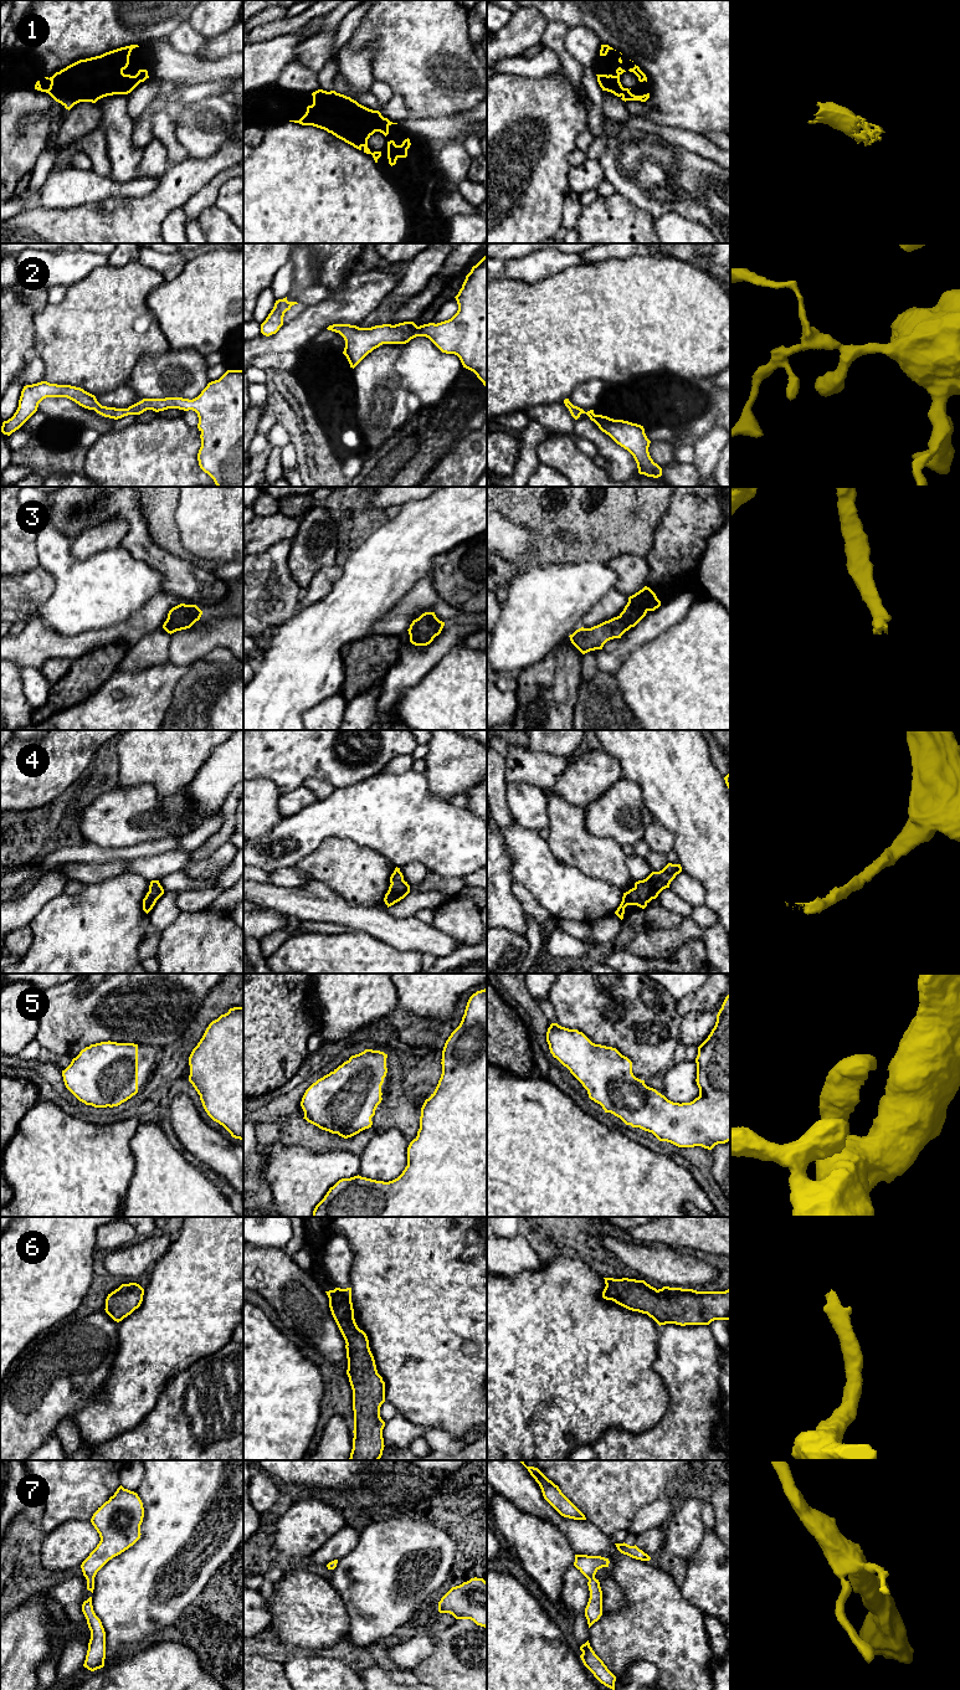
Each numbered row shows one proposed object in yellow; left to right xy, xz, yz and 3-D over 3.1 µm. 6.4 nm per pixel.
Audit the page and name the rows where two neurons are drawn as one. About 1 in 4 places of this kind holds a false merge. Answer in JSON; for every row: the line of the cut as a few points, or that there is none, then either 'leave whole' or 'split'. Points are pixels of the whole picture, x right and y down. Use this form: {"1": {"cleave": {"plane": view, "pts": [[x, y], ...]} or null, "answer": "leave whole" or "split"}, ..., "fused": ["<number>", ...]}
{"1": {"cleave": null, "answer": "leave whole"}, "2": {"cleave": null, "answer": "leave whole"}, "3": {"cleave": null, "answer": "leave whole"}, "4": {"cleave": null, "answer": "leave whole"}, "5": {"cleave": null, "answer": "leave whole"}, "6": {"cleave": null, "answer": "leave whole"}, "7": {"cleave": null, "answer": "leave whole"}, "fused": []}

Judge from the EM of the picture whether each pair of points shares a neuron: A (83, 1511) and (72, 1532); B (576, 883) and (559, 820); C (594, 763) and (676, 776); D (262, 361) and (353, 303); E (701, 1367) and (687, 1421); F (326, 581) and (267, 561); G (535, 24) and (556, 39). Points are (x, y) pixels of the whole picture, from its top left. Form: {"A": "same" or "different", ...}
{"A": "different", "B": "different", "C": "different", "D": "different", "E": "same", "F": "different", "G": "different"}

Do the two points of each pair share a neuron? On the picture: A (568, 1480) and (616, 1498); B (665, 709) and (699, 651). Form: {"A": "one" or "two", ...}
{"A": "one", "B": "one"}

